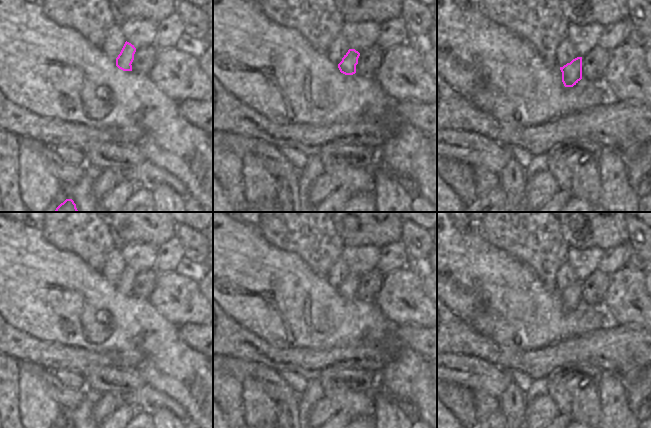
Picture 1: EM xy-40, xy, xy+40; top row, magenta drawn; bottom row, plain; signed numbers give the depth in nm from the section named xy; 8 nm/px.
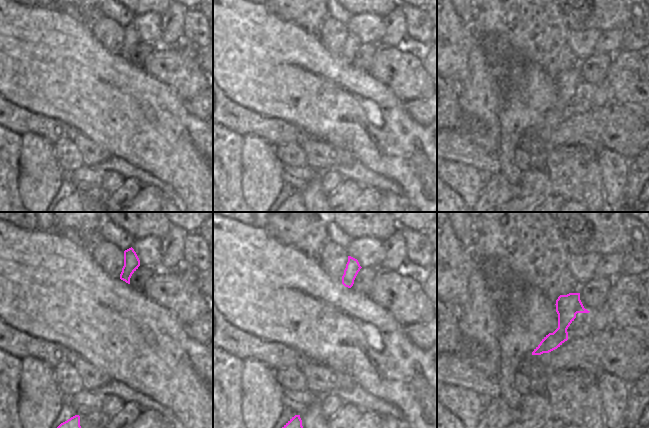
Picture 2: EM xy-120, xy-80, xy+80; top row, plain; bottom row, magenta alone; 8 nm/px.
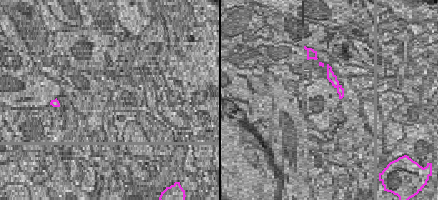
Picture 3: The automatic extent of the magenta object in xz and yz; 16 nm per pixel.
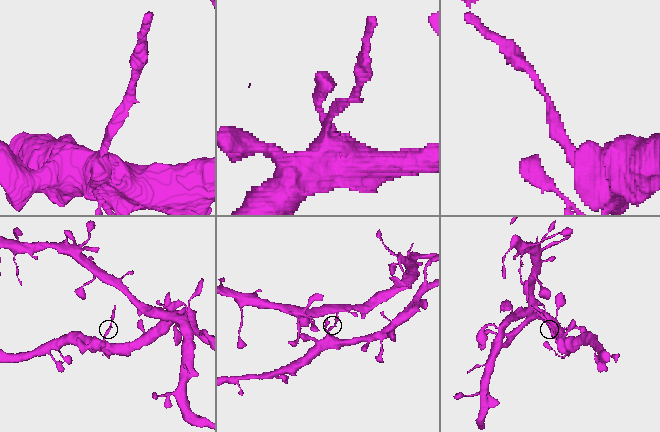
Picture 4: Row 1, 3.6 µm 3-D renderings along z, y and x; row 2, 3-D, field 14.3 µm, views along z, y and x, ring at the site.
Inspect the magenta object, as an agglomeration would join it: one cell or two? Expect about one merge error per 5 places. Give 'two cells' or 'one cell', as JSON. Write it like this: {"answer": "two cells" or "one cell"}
{"answer": "two cells"}

